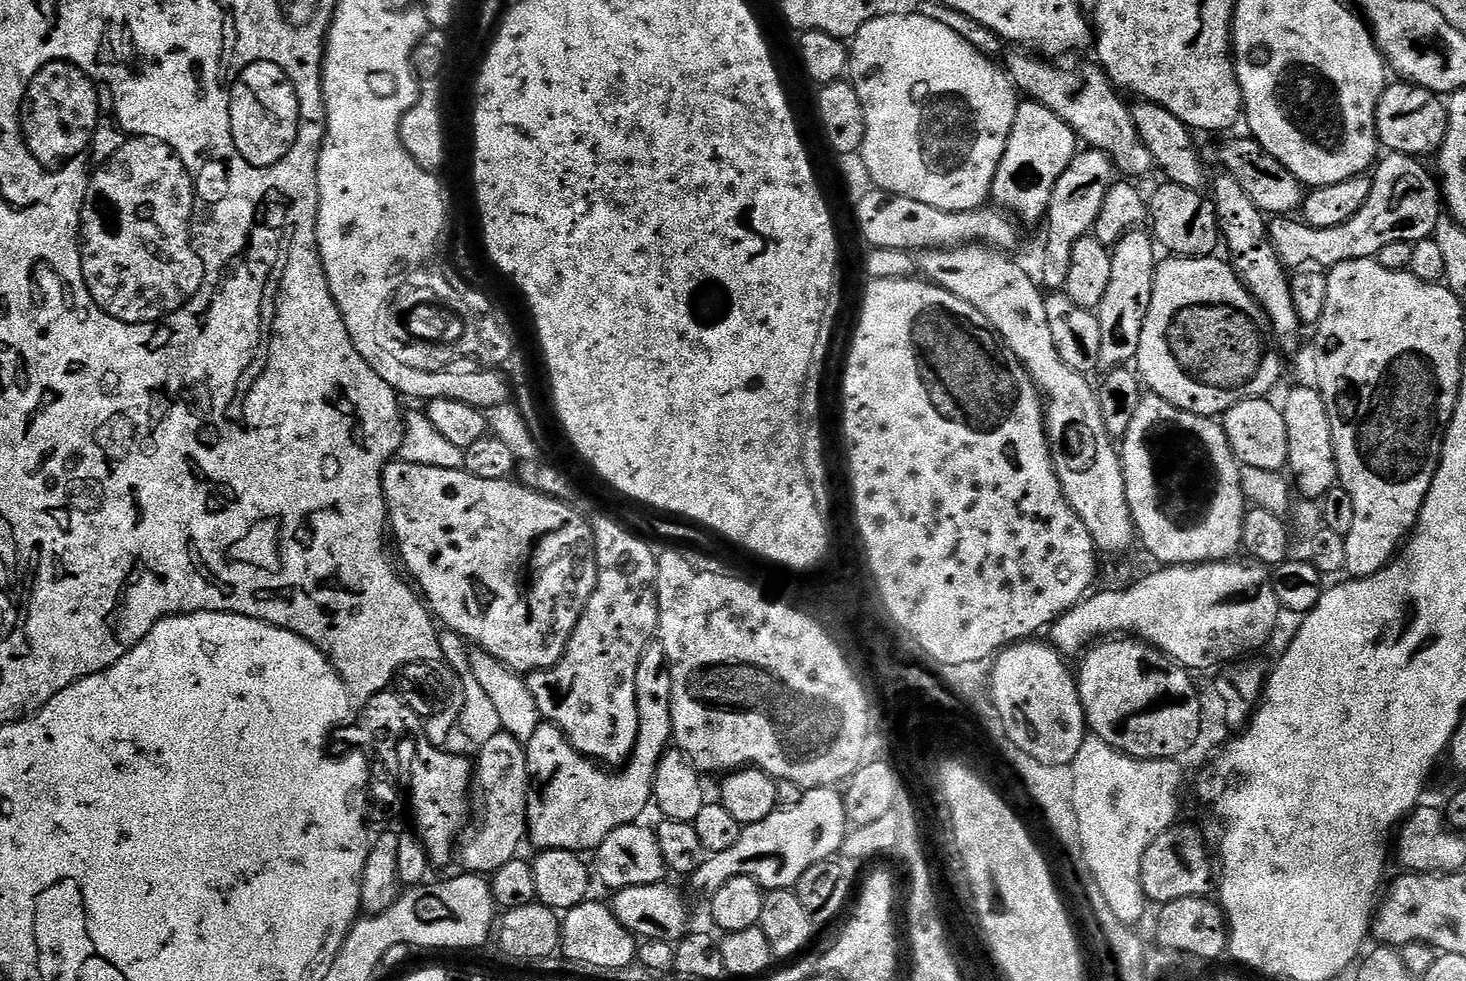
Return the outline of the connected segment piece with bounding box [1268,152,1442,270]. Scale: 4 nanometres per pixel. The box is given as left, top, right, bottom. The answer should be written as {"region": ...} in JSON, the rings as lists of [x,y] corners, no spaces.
{"region":[[[1388,152],[1385,157],[1375,165],[1376,176],[1371,177],[1372,189],[1370,198],[1366,198],[1366,206],[1362,206],[1350,222],[1329,228],[1310,228],[1300,218],[1276,218],[1268,224],[1272,245],[1285,268],[1304,270],[1315,266],[1330,270],[1342,262],[1379,257],[1382,246],[1390,246],[1390,242],[1413,245],[1435,233],[1442,218],[1442,188],[1437,177],[1433,173],[1432,177],[1415,156]]]}

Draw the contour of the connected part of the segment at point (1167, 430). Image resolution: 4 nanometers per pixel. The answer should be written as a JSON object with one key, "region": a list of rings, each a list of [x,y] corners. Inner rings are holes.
{"region":[[[1144,394],[1141,398],[1141,404],[1138,406],[1138,410],[1134,413],[1134,418],[1130,421],[1129,429],[1126,430],[1122,437],[1120,460],[1124,464],[1126,492],[1132,510],[1132,517],[1136,522],[1139,543],[1141,545],[1144,543],[1145,550],[1148,551],[1154,559],[1160,560],[1156,562],[1164,566],[1171,566],[1173,564],[1210,564],[1214,560],[1231,560],[1241,551],[1246,499],[1243,488],[1240,485],[1241,465],[1238,463],[1236,455],[1232,453],[1232,447],[1224,433],[1223,423],[1217,422],[1210,416],[1190,414],[1186,410],[1182,410],[1178,406],[1166,402],[1160,396]]]}

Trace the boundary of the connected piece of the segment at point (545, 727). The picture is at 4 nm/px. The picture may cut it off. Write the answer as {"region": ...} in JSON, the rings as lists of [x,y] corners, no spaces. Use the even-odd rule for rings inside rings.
{"region":[[[653,642],[648,645],[648,648],[642,654],[642,658],[638,664],[638,678],[636,679],[636,697],[638,698],[638,738],[636,739],[636,745],[632,751],[632,757],[628,759],[628,763],[623,765],[619,770],[609,770],[607,767],[601,766],[597,761],[589,760],[578,750],[574,750],[572,745],[565,742],[564,732],[562,729],[557,728],[554,724],[547,722],[541,722],[532,735],[531,743],[535,744],[561,744],[561,748],[552,748],[548,752],[548,757],[541,762],[536,754],[529,755],[528,757],[528,769],[532,775],[534,781],[534,787],[528,794],[528,836],[537,844],[537,849],[540,850],[566,850],[567,852],[574,852],[577,854],[588,854],[593,850],[600,847],[602,842],[606,842],[608,835],[614,830],[618,830],[618,826],[626,826],[627,824],[635,824],[641,819],[640,816],[647,810],[648,804],[653,803],[652,787],[654,786],[654,780],[656,778],[656,771],[658,770],[658,764],[660,759],[664,757],[664,753],[668,751],[670,745],[673,743],[672,738],[672,666],[669,664],[666,658],[666,650],[659,642]]]}

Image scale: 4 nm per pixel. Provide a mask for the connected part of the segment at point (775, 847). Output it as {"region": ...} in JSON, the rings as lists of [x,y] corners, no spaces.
{"region":[[[822,788],[819,790],[805,791],[802,802],[798,806],[789,808],[780,808],[770,814],[768,818],[763,818],[760,822],[745,824],[740,829],[740,837],[730,850],[722,850],[709,855],[707,860],[698,866],[698,870],[692,873],[690,883],[696,892],[705,892],[705,897],[710,898],[730,878],[754,878],[760,883],[761,888],[765,890],[775,890],[777,888],[795,889],[798,878],[814,866],[814,862],[833,859],[843,849],[844,839],[848,837],[850,831],[850,821],[846,814],[843,795],[836,788]]]}

